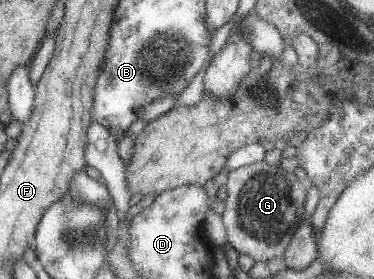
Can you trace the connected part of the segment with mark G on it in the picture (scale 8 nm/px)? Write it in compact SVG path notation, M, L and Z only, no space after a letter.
M262 159L230 170L225 187L226 197L220 214L227 243L238 254L249 255L254 261L283 255L291 233L305 216L306 182L298 180L293 173L285 172L280 165L269 166Z

